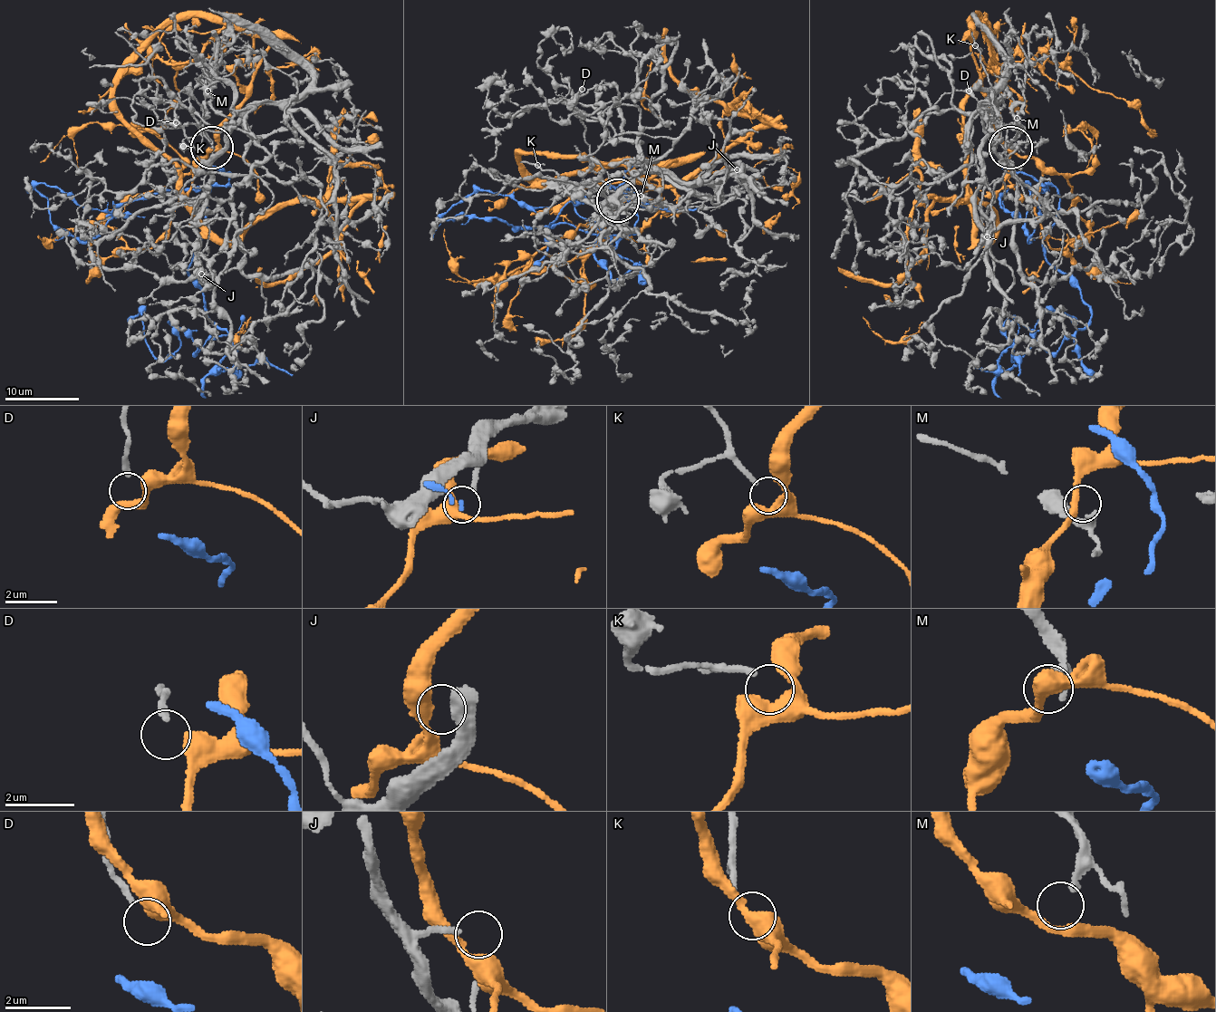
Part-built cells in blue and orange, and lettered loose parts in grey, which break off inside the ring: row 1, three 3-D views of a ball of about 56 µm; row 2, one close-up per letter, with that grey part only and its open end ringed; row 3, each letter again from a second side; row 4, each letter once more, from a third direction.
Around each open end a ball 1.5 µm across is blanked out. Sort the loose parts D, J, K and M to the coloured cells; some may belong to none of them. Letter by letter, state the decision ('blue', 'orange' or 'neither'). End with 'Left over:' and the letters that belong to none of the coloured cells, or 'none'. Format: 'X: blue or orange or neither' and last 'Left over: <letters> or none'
D: neither
J: neither
K: neither
M: neither
Left over: D, J, K, M

